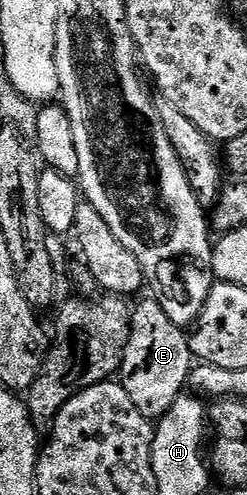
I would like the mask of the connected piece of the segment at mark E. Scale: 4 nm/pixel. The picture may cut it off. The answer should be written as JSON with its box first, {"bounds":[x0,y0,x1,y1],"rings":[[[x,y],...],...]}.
{"bounds":[118,299,194,419],"rings":[[[147,299],[132,310],[132,326],[128,332],[128,340],[124,343],[124,356],[120,358],[118,383],[130,395],[130,403],[142,411],[150,419],[159,419],[174,407],[174,403],[185,392],[194,368],[194,358],[188,352],[188,337],[185,330],[179,329],[170,319],[166,319],[166,311],[155,299]]]}

